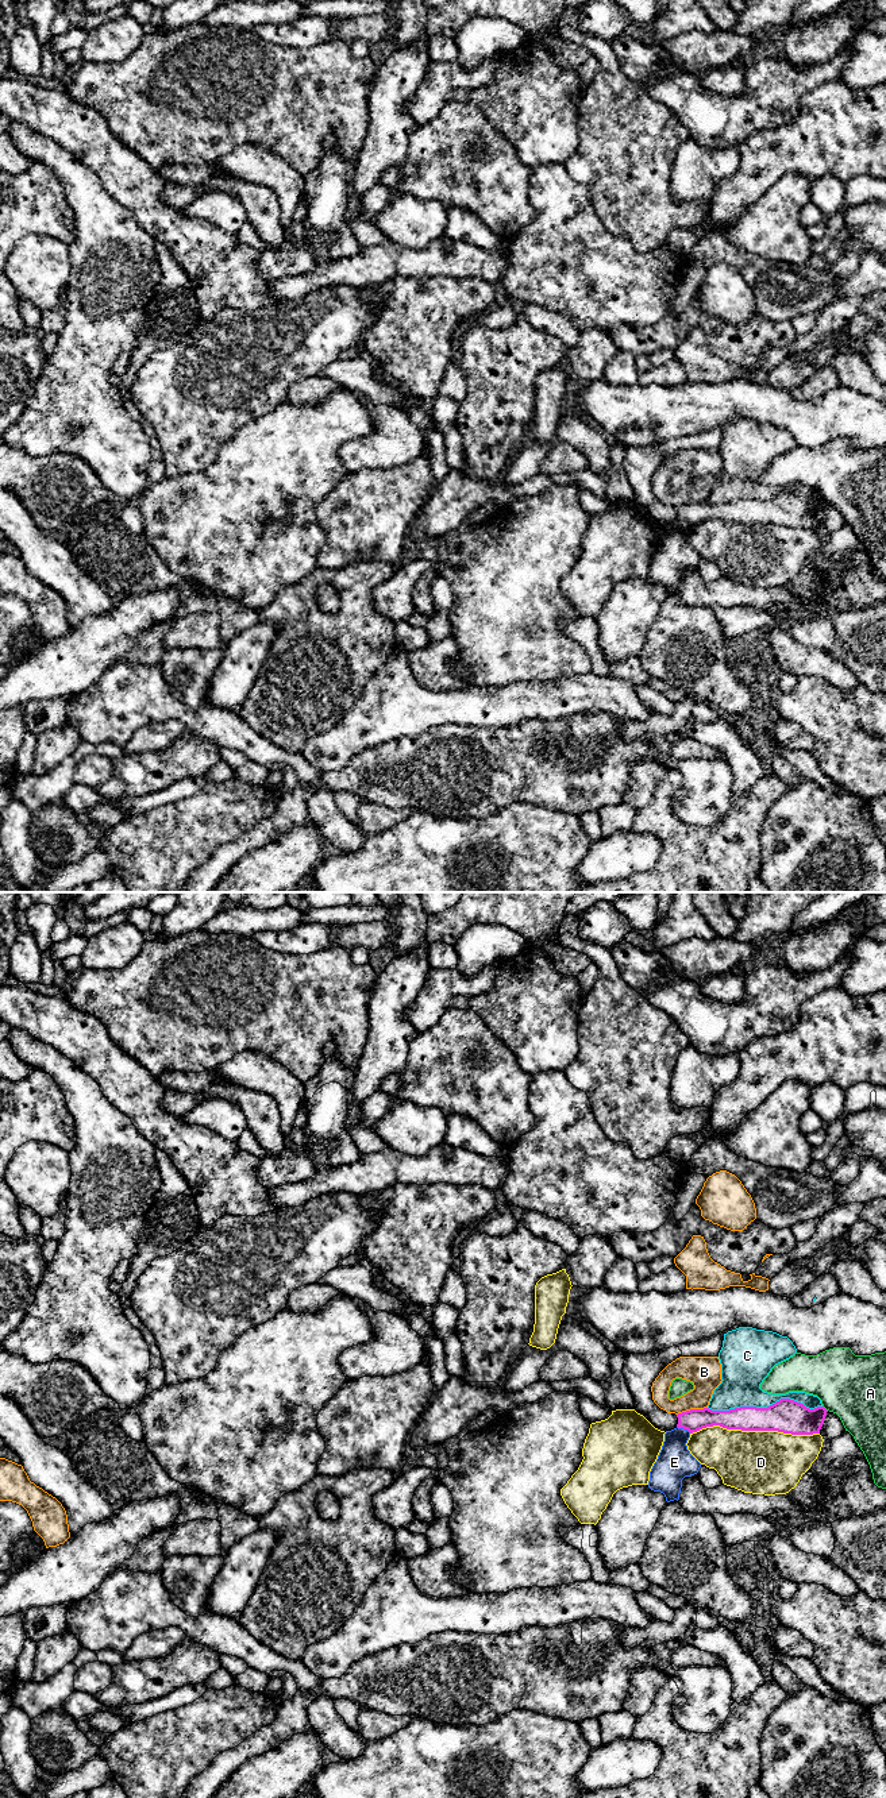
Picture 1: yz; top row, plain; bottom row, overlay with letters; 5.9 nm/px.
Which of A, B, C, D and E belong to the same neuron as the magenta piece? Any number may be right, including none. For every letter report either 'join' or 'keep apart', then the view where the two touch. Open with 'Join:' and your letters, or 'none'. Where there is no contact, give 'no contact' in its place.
Join: none
A: keep apart; contact in yz
B: keep apart; contact in yz
C: keep apart; contact in yz
D: keep apart; contact in yz
E: keep apart; contact in yz

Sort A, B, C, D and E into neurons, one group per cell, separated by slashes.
A E / B / C / D

